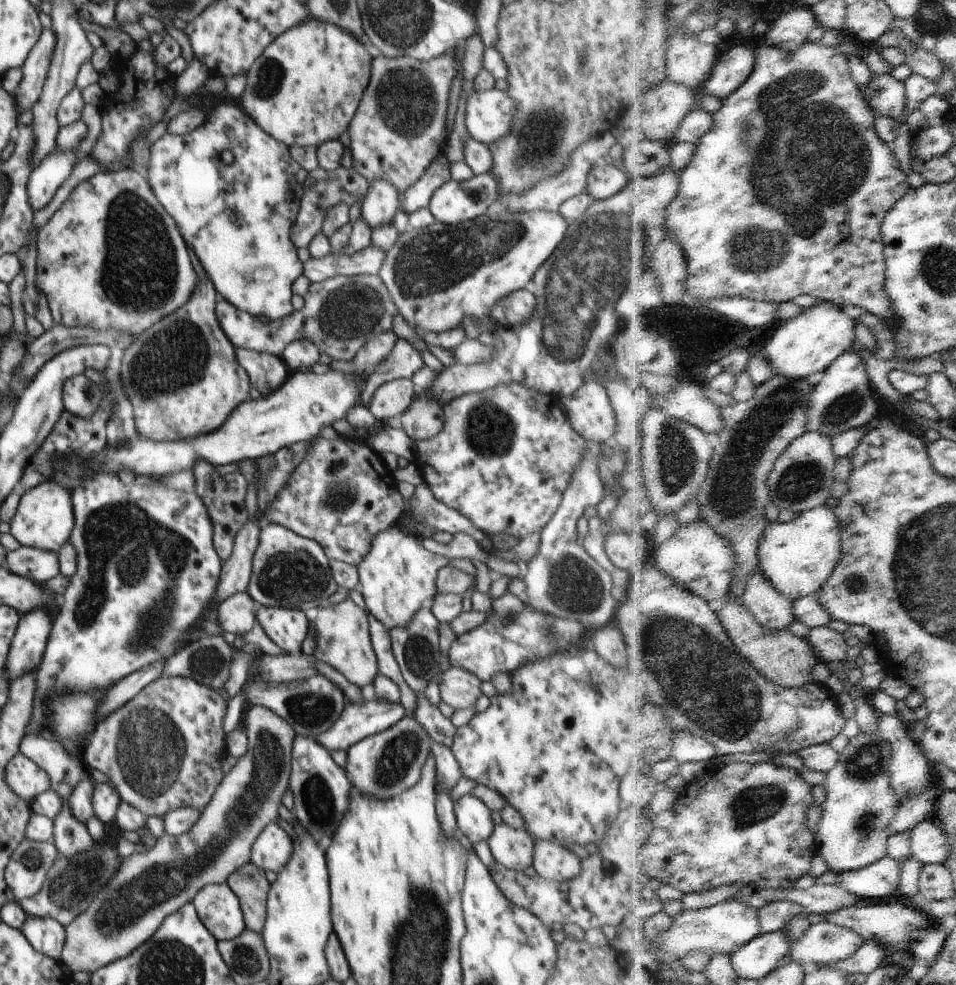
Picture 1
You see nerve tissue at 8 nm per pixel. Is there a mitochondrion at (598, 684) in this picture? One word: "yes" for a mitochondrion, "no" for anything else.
yes

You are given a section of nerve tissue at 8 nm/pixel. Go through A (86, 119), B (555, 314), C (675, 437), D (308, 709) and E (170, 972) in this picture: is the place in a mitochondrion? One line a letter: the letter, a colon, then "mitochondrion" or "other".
A: other
B: mitochondrion
C: mitochondrion
D: mitochondrion
E: mitochondrion

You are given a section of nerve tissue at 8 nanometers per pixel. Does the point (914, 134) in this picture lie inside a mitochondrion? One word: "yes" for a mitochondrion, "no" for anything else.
no

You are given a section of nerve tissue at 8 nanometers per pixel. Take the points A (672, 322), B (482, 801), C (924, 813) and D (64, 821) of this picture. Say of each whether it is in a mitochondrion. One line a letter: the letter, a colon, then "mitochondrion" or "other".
A: other
B: other
C: other
D: other

